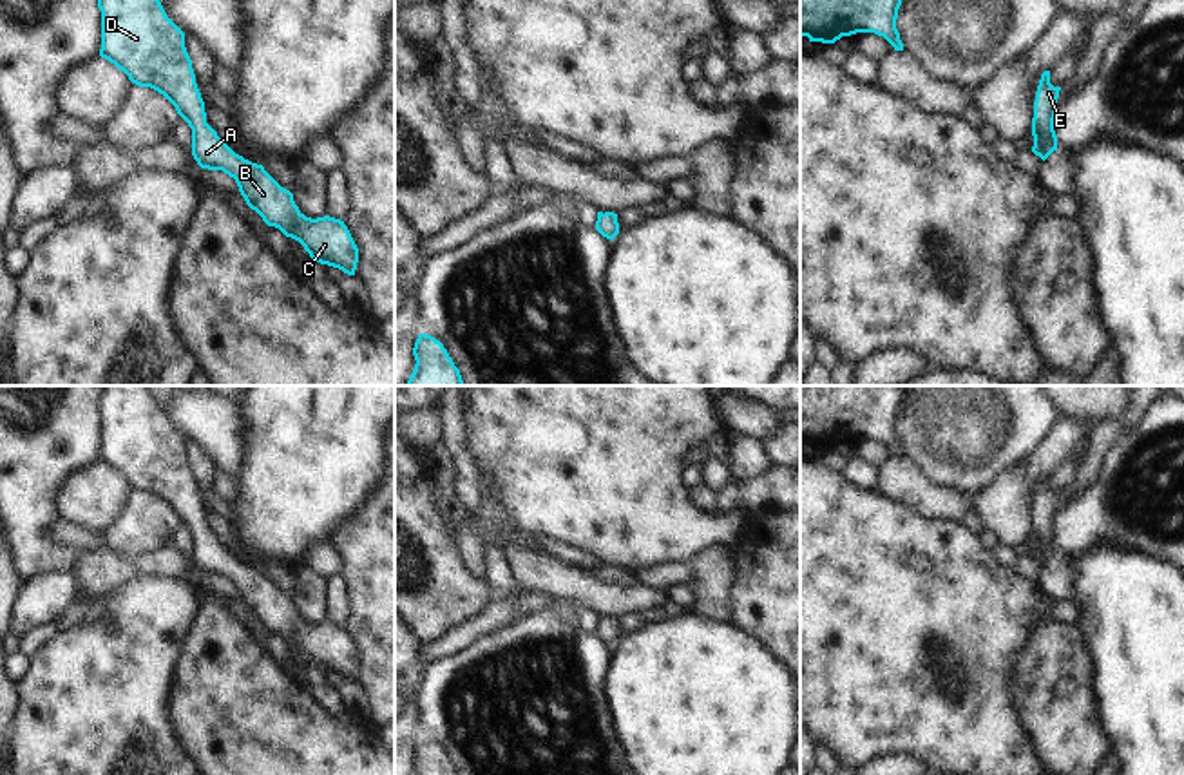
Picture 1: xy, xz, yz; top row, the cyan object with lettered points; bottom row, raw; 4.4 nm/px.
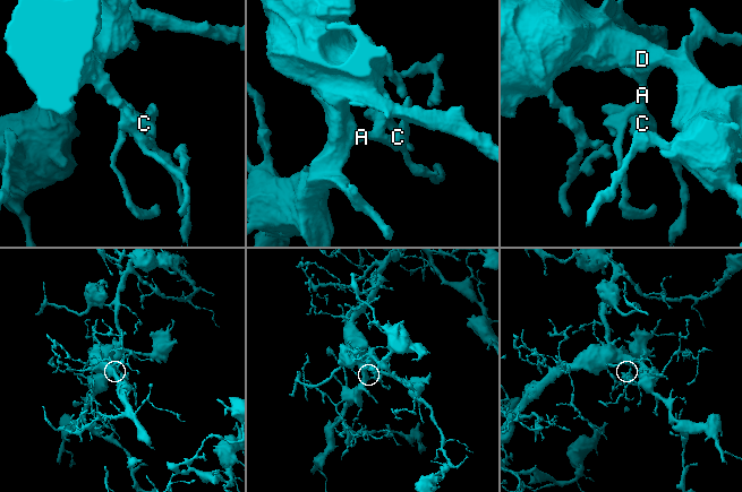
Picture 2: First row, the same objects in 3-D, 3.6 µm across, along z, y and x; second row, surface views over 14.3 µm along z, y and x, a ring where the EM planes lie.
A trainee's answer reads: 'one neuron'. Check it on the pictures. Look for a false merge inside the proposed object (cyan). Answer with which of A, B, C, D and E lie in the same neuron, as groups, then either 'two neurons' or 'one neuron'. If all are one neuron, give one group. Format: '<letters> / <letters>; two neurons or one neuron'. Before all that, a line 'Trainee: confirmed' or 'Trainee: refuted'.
Trainee: confirmed
A B C D E; one neuron

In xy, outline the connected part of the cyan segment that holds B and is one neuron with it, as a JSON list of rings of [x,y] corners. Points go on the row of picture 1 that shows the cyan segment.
[[[98,0],[101,11],[100,56],[123,71],[139,87],[150,87],[163,94],[177,114],[192,129],[192,156],[201,168],[223,170],[235,179],[246,205],[255,210],[268,226],[279,228],[286,237],[299,241],[310,257],[320,264],[355,275],[358,248],[344,221],[324,215],[306,217],[293,201],[293,194],[282,188],[263,165],[235,154],[206,123],[205,101],[196,83],[192,60],[185,47],[185,33],[167,16],[159,0]]]

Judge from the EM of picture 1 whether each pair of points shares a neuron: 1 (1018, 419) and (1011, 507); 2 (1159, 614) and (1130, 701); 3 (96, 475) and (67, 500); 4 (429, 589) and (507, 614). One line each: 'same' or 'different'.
1: different
2: same
3: same
4: different

